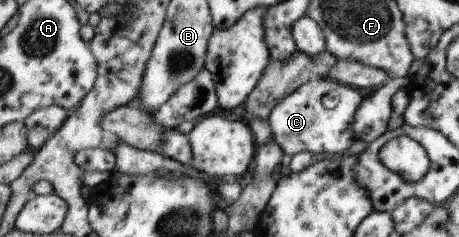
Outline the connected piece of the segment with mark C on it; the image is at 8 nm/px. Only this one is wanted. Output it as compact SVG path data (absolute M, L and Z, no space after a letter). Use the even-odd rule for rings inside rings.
M331 77L314 78L281 100L270 115L271 128L277 144L290 157L301 152L313 154L337 154L345 152L354 141L351 132L353 116L361 103L361 94L356 88L339 84Z

